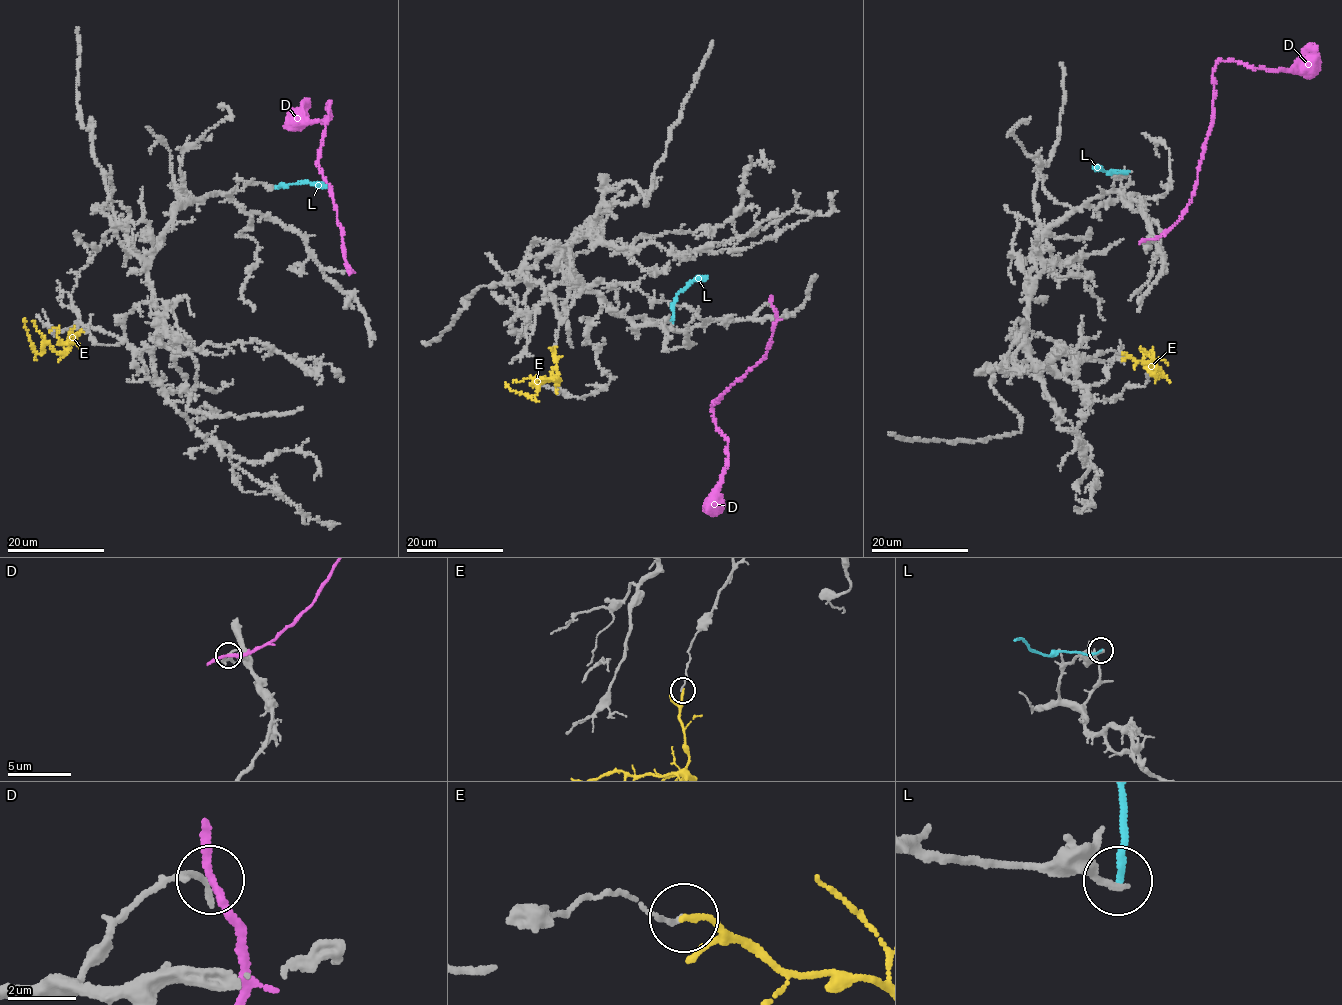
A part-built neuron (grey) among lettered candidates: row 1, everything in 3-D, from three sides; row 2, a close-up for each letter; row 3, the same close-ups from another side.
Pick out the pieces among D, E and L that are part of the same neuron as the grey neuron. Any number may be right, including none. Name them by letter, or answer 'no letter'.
no letter

